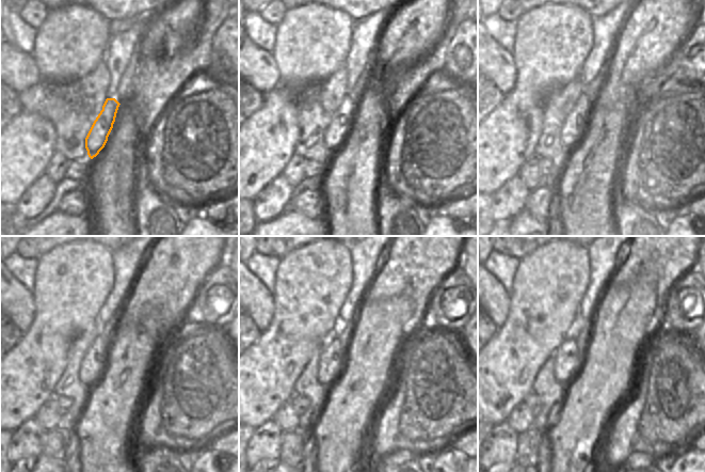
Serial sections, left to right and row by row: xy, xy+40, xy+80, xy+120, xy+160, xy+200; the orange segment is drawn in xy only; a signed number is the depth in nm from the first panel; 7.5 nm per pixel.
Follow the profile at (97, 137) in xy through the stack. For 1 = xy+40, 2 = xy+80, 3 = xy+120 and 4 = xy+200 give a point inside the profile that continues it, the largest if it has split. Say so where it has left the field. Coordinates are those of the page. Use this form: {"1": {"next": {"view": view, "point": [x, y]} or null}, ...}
{"1": {"next": {"view": "xy+40", "point": [335, 132]}}, "2": {"next": {"view": "xy+80", "point": [573, 127]}}, "3": {"next": {"view": "xy+120", "point": [92, 366]}}, "4": {"next": {"view": "xy+200", "point": [566, 360]}}}

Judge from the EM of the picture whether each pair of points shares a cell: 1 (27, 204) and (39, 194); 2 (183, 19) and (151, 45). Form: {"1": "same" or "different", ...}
{"1": "same", "2": "same"}

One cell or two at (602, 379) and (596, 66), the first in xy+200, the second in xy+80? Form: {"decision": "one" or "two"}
{"decision": "two"}

